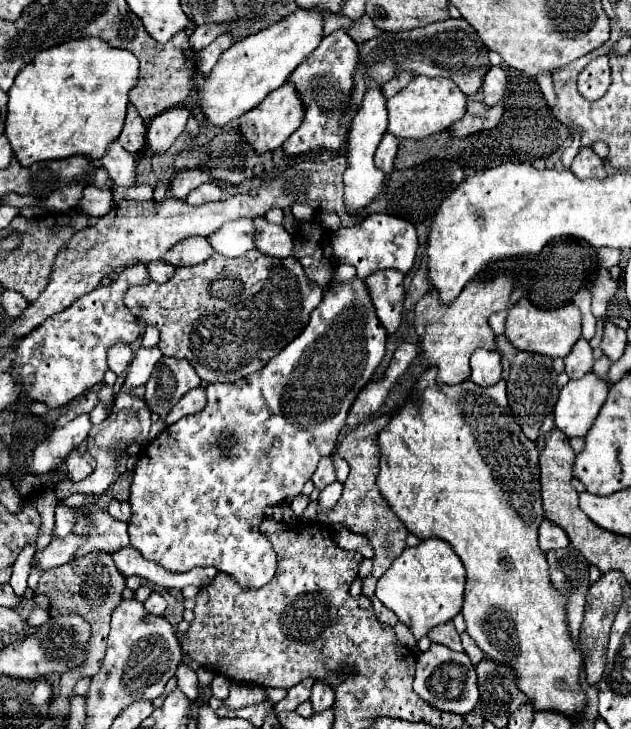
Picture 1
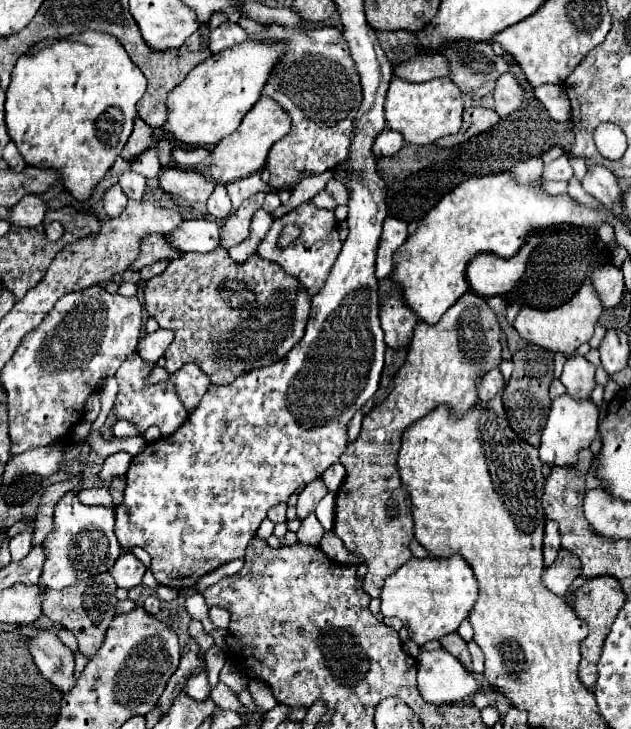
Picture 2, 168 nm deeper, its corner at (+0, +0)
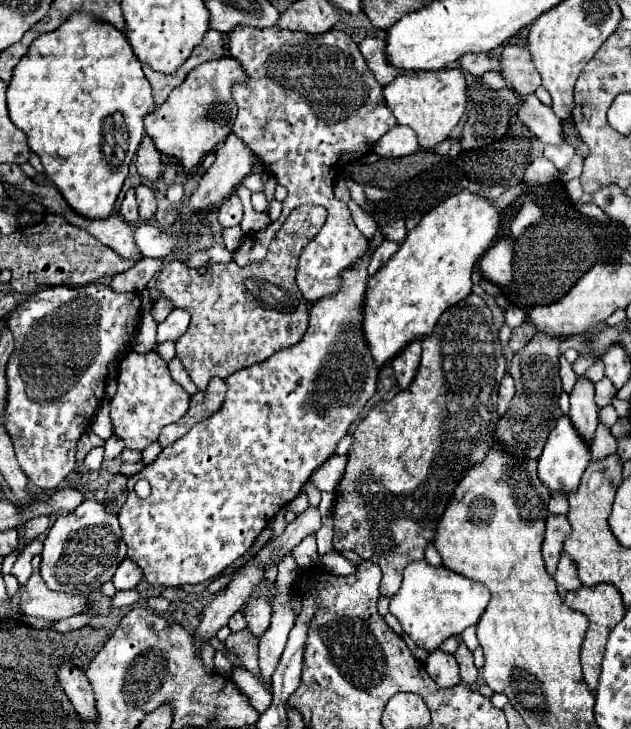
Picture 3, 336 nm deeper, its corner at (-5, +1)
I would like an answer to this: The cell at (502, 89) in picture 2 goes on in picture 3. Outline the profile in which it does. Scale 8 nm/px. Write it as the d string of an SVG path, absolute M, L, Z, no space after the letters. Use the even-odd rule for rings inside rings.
M525 95L525 103L517 111L523 125L543 143L543 145L561 145L565 143L561 119L553 113L551 107L543 105L535 95Z

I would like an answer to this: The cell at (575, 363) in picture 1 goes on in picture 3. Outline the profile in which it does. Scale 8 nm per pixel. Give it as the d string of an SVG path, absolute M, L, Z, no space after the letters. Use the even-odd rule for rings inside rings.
M577 379L575 389L571 393L571 411L569 419L573 421L573 427L577 433L591 445L593 433L599 425L597 419L597 405L593 401L593 383L587 379Z

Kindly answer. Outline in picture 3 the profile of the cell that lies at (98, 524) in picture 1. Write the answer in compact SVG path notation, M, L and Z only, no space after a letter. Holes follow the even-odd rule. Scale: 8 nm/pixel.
M83 501L73 513L61 515L47 533L41 551L41 575L49 589L67 595L89 595L105 581L113 579L117 565L127 557L117 517L107 513L101 503Z

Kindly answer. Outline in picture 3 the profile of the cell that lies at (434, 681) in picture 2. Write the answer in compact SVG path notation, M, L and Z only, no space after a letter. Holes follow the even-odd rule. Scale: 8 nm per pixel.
M441 649L429 653L429 657L425 661L425 669L439 687L453 687L453 685L461 683L455 657Z

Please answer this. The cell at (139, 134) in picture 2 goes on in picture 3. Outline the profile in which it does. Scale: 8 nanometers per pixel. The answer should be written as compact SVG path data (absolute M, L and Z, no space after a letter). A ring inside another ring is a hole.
M147 135L143 137L143 141L139 145L135 165L137 165L137 173L141 175L141 179L145 183L153 183L161 175L161 155Z

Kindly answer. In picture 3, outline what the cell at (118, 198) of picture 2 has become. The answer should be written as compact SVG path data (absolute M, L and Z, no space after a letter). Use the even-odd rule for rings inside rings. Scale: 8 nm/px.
M129 189L123 203L121 203L121 219L123 221L129 221L129 223L135 223L139 219L139 213L137 213L137 201L135 201L135 191Z

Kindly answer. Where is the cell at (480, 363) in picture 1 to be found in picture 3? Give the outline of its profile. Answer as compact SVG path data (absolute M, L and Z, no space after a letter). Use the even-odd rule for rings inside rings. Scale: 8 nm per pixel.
M507 373L499 385L499 403L497 403L497 411L499 415L503 417L511 405L511 399L513 399L513 393L515 393L515 387L513 387L513 377Z

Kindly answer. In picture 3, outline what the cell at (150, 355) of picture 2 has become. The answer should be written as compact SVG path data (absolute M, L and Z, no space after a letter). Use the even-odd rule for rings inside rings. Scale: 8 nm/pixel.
M181 309L171 311L169 317L163 323L159 323L157 343L161 343L161 341L177 341L177 337L181 337L187 331L189 321L191 321L191 317L189 317L189 313L185 309L183 311Z

